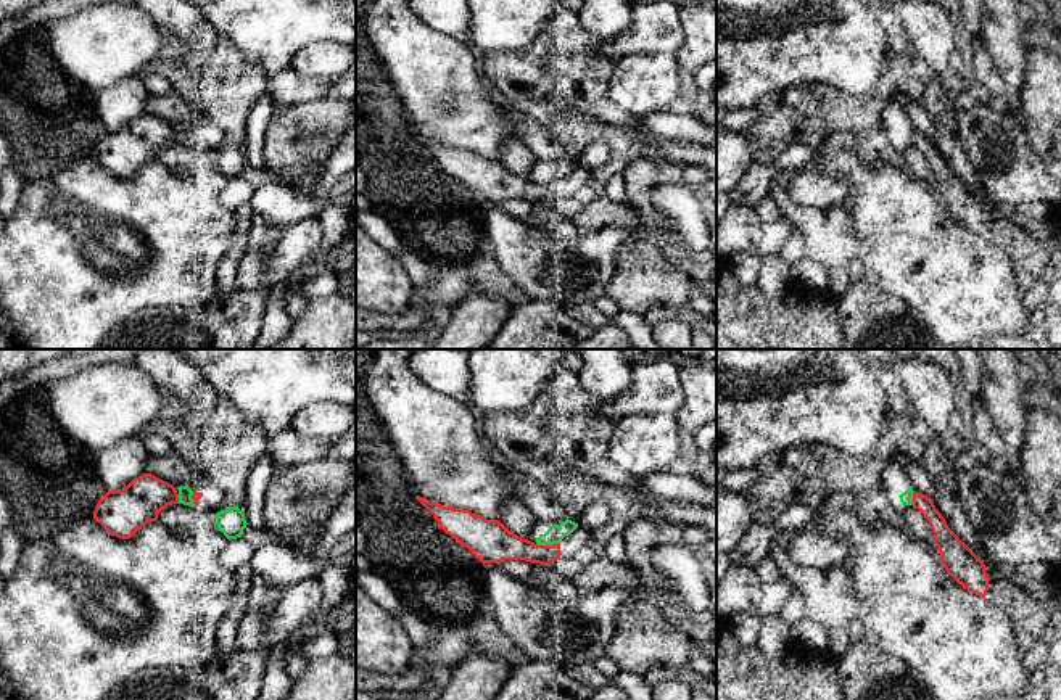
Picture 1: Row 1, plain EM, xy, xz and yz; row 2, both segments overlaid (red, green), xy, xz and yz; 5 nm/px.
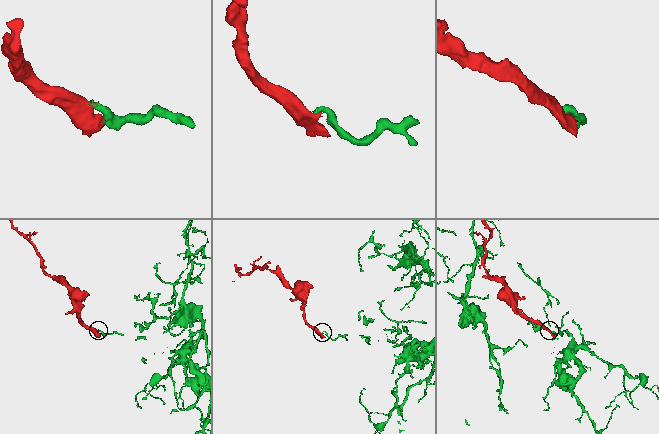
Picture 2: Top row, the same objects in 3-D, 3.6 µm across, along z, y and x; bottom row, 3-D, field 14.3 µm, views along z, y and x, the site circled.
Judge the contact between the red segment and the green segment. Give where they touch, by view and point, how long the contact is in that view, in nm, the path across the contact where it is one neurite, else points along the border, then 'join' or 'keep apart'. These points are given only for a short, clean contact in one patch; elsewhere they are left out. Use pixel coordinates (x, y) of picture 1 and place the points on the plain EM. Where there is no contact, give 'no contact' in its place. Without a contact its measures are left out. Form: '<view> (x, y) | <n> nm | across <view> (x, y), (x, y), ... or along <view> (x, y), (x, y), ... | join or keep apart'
xz (548, 185) | 120 nm | keep apart

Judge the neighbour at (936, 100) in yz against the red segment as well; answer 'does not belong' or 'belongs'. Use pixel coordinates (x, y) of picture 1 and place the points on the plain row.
does not belong

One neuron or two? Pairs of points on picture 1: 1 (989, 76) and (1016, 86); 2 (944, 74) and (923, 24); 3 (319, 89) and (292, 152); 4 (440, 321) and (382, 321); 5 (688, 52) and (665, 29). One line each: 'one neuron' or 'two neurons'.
1: two neurons
2: one neuron
3: two neurons
4: one neuron
5: two neurons

